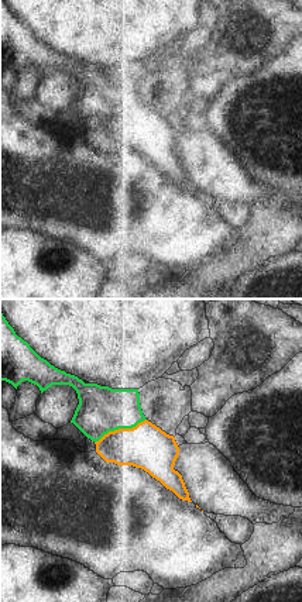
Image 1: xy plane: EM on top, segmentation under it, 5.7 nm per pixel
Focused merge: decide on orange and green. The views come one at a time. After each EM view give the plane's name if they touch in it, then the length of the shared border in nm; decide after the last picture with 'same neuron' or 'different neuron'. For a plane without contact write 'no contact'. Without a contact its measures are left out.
meets orange in xy; contact 320 nm long

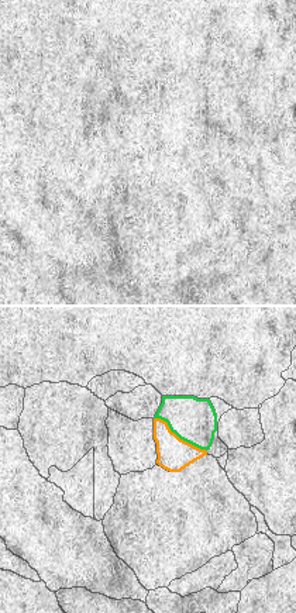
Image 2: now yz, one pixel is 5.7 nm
meets orange in yz; contact 360 nm long

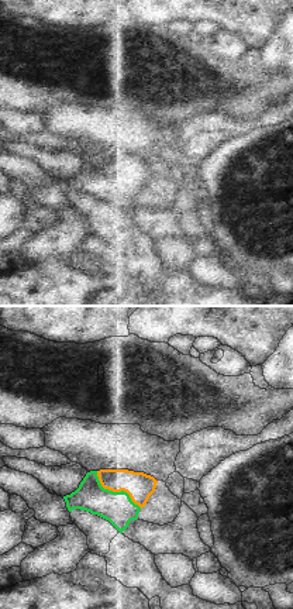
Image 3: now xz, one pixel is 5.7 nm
meets orange in xz; contact 340 nm long

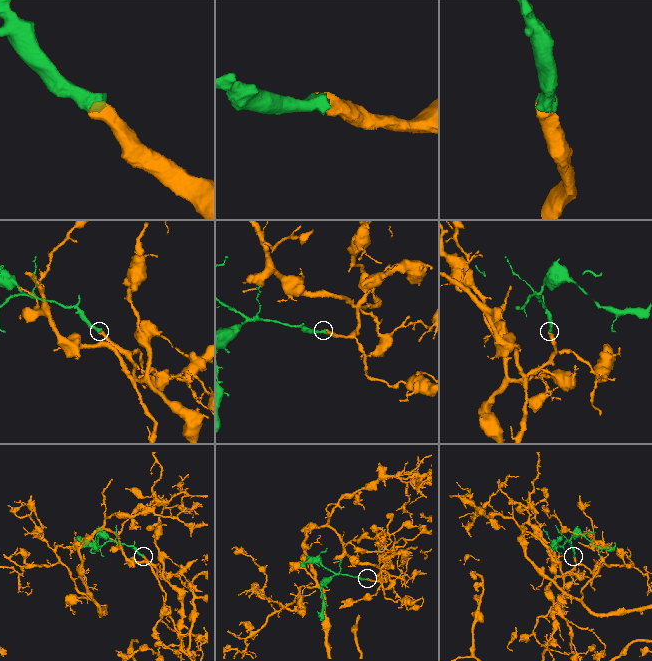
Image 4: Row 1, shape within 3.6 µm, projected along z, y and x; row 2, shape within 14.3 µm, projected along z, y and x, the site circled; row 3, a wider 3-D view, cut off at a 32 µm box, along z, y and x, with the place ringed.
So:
same neuron

